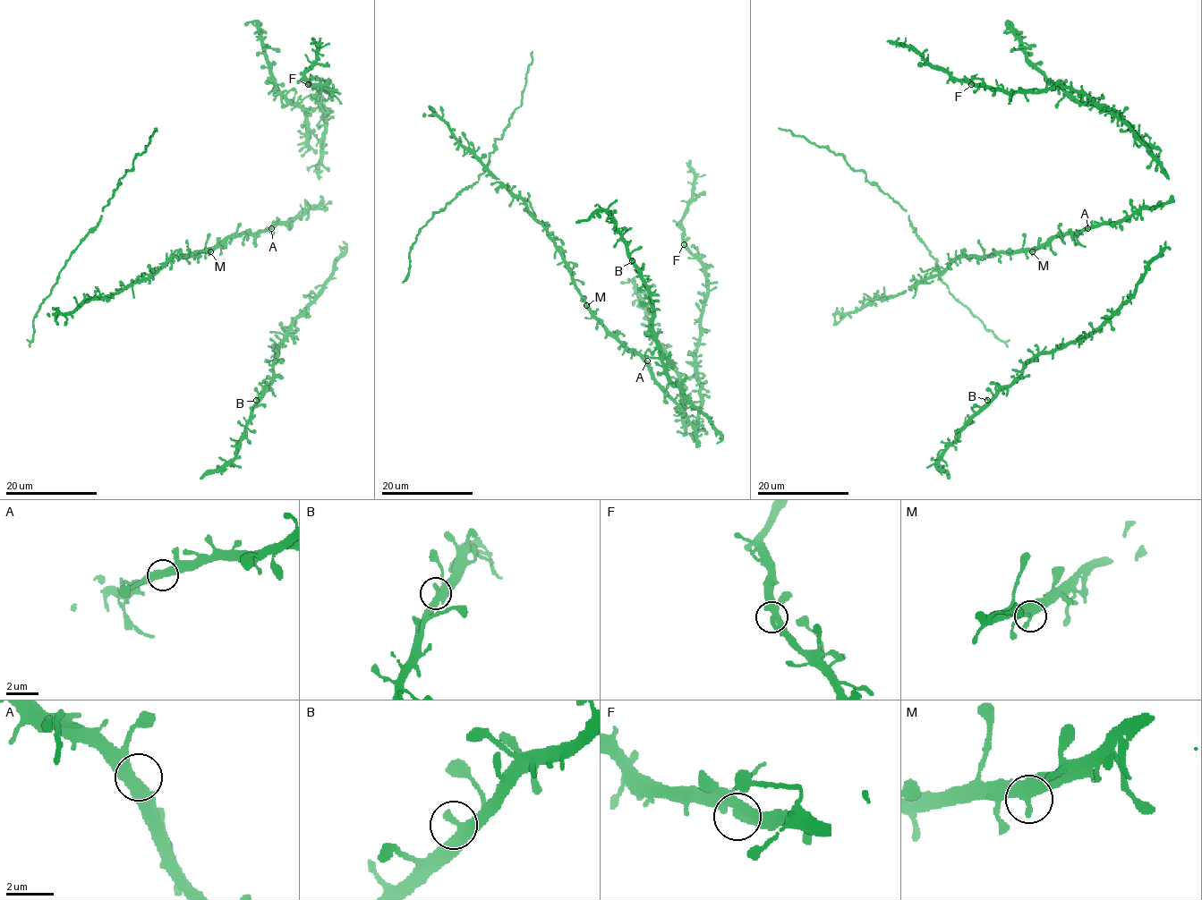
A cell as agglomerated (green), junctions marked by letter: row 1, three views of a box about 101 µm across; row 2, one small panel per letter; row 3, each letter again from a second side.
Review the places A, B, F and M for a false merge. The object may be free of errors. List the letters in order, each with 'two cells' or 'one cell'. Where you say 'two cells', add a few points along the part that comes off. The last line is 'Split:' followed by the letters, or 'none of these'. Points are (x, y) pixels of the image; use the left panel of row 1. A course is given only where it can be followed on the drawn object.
A: one cell
B: one cell
F: one cell
M: one cell
Split: none of these

